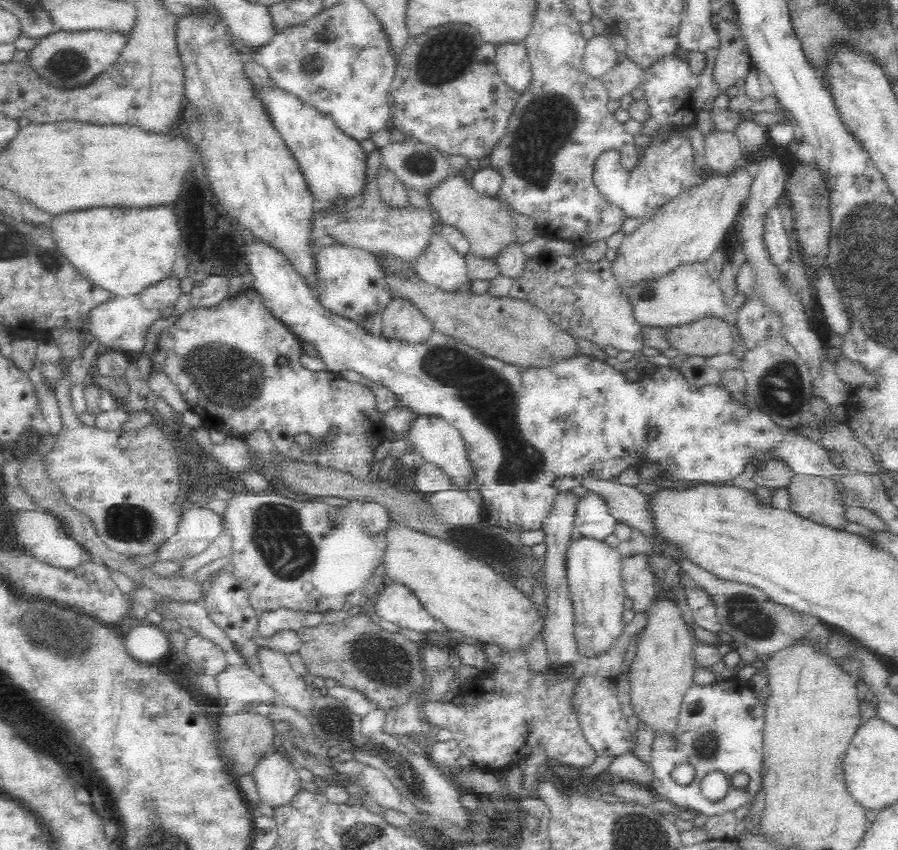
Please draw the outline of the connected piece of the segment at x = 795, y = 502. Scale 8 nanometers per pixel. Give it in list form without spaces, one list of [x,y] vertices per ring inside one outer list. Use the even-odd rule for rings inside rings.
[[[795,475],[787,487],[790,493],[790,510],[818,524],[828,524],[832,528],[843,528],[848,522],[844,517],[844,504],[839,484],[826,477]]]

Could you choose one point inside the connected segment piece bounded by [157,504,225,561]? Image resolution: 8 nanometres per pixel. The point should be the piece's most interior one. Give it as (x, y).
(199, 525)

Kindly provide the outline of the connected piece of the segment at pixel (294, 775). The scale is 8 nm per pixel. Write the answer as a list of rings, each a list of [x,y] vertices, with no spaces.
[[[276,749],[256,765],[252,775],[261,804],[274,809],[287,805],[305,787],[297,769]]]

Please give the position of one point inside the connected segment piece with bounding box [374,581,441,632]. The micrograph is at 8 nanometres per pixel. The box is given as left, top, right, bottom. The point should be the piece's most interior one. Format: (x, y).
(397, 603)

